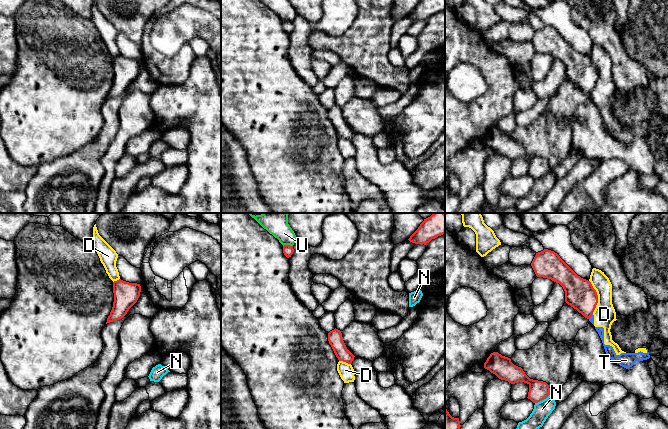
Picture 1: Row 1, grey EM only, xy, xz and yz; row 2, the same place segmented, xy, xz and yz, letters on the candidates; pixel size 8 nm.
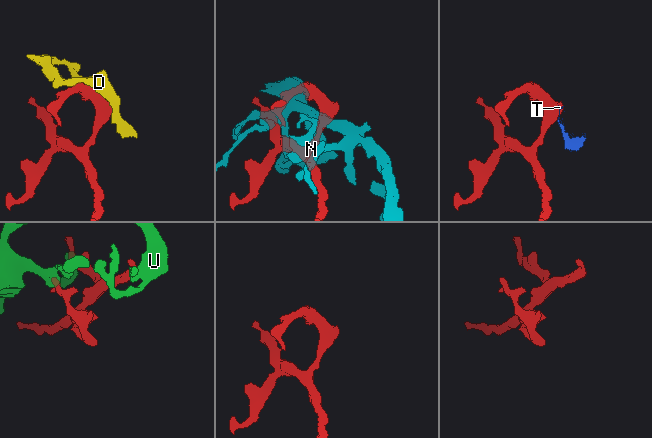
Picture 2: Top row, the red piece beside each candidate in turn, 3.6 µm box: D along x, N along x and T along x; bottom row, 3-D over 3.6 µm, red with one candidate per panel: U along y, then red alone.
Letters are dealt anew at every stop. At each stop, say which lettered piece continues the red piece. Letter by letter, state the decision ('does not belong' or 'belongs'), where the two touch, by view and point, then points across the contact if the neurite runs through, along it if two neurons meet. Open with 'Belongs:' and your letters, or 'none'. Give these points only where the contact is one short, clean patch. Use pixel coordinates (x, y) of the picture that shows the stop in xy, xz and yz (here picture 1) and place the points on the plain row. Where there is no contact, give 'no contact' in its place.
Belongs: none
D: does not belong; meets red in yz at (597, 73)
N: does not belong; meets red in yz at (543, 175)
T: does not belong; meets red in yz at (591, 91); border along yz (592, 89), (589, 95)
U: does not belong; meets red in xz at (287, 21); border along xz (292, 21), (283, 22)

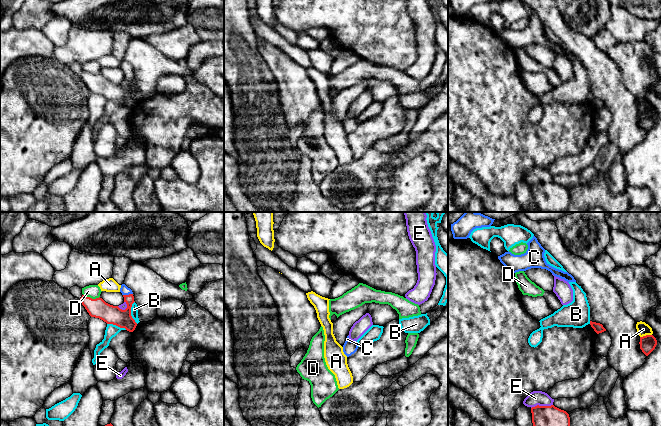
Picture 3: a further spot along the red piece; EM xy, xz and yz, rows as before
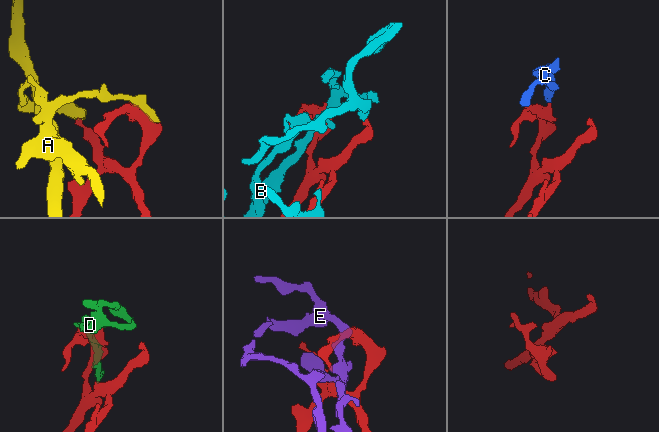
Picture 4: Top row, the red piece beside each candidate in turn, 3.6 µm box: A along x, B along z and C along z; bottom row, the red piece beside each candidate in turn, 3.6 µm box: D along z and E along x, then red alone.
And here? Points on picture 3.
Belongs: C
A: does not belong; meets red in yz at (646, 111)
B: does not belong; meets red in xy at (130, 88)
C: belongs; meets red in xy at (127, 71); runs through xy (110, 90), (128, 84), (127, 71), (124, 65)
D: does not belong; meets red in xy at (91, 74)
E: does not belong; meets red in yz at (541, 182)

